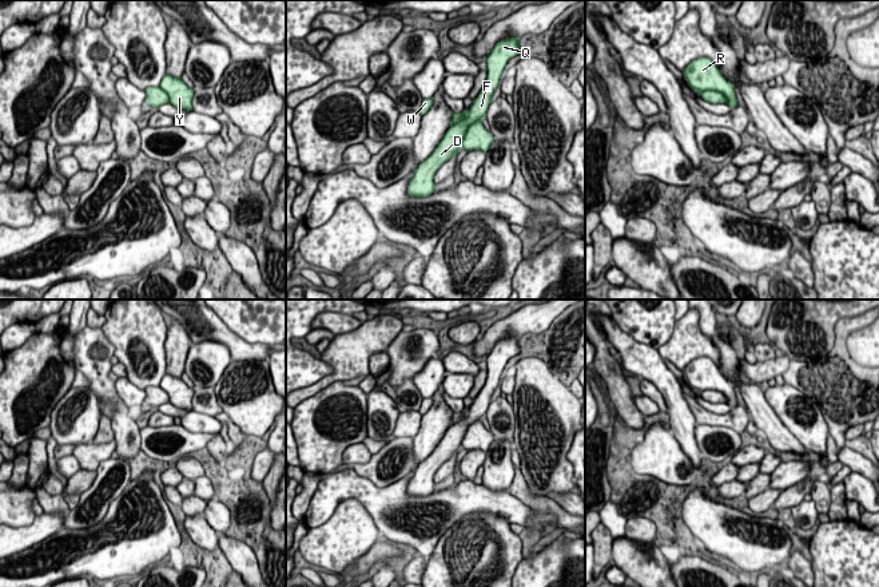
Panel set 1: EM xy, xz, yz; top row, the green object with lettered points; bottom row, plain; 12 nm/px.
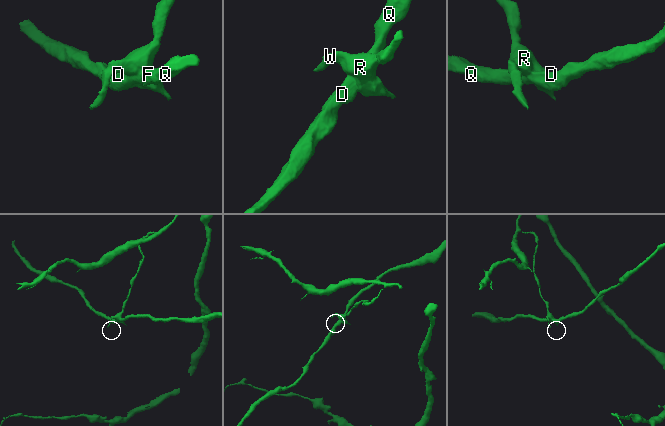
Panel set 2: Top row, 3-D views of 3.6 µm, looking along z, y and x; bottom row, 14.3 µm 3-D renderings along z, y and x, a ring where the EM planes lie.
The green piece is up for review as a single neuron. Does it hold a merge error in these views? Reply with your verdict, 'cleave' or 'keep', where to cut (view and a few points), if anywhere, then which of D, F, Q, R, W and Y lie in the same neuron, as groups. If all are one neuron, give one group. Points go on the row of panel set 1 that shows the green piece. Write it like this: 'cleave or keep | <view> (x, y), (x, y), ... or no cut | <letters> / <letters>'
cleave | xz (481, 116), (468, 127), (460, 146) | D F Q / R W Y

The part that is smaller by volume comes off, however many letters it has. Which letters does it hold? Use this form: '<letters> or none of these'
D, F, Q

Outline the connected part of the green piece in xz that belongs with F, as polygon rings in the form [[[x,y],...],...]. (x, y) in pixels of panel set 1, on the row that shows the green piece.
[[[506,37],[498,41],[486,57],[488,78],[485,86],[466,111],[468,115],[460,123],[450,126],[435,150],[426,160],[419,163],[407,185],[407,194],[411,197],[427,197],[434,193],[434,174],[450,158],[457,155],[468,127],[481,118],[485,118],[493,92],[500,84],[501,74],[506,63],[520,53],[520,37]]]

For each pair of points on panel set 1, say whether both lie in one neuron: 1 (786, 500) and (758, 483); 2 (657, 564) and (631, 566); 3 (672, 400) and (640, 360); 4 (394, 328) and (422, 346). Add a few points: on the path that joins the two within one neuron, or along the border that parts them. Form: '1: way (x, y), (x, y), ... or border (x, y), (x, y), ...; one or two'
1: border (803, 479), (786, 488), (771, 507); two
2: way (651, 566), (637, 566); one
3: way (671, 389), (651, 369); one
4: border (401, 330), (384, 352); two

